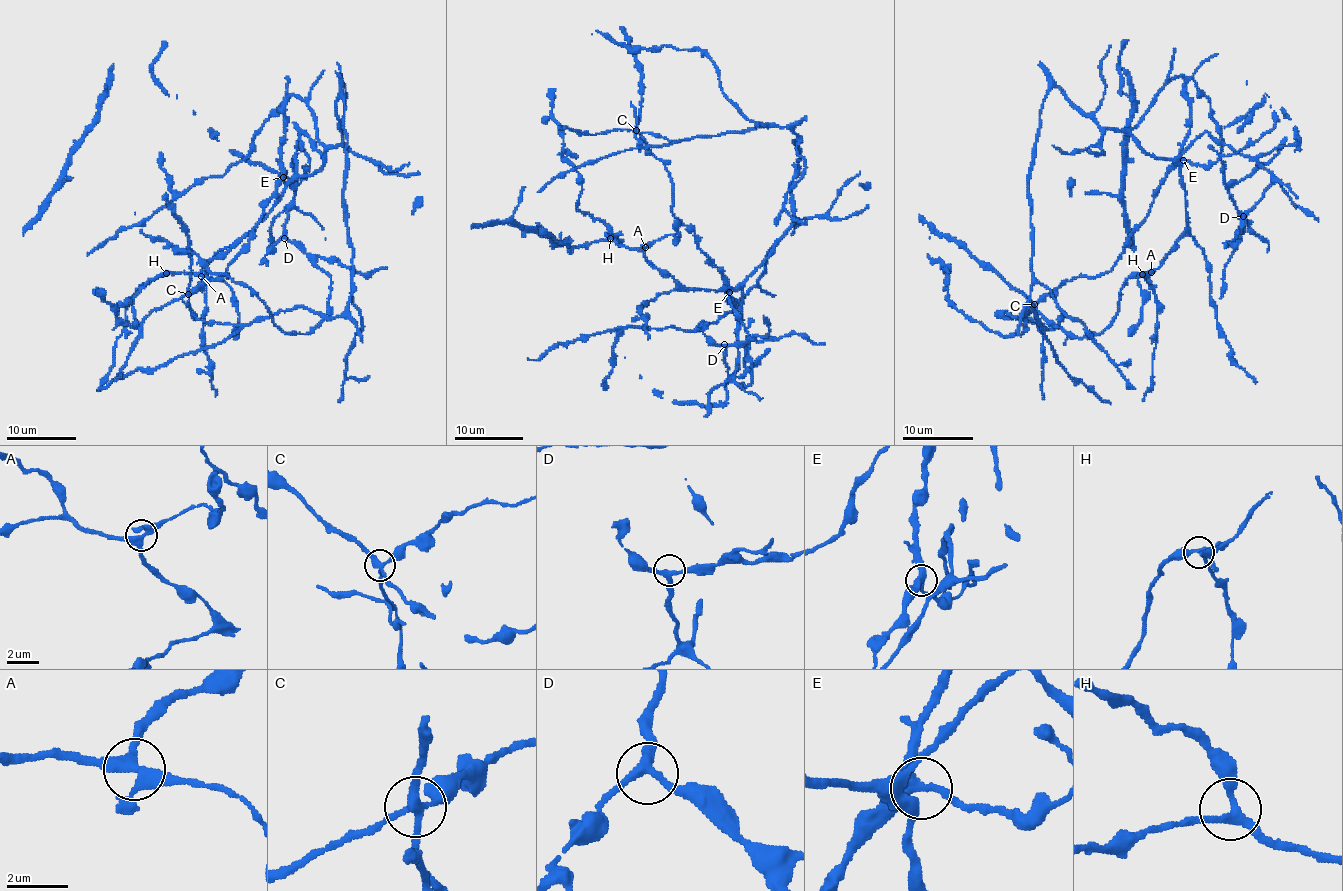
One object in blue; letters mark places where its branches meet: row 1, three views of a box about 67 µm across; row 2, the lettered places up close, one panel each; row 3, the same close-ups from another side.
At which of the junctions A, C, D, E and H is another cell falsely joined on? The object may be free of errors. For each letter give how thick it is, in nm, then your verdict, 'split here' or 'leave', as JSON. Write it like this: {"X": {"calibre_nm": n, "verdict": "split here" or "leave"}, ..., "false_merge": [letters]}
{"A": {"calibre_nm": 360, "verdict": "leave"}, "C": {"calibre_nm": 280, "verdict": "split here"}, "D": {"calibre_nm": 280, "verdict": "leave"}, "E": {"calibre_nm": 340, "verdict": "leave"}, "H": {"calibre_nm": 280, "verdict": "leave"}, "false_merge": ["C"]}

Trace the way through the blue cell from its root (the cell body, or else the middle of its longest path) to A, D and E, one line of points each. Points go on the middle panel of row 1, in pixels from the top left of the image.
A: (790, 223), (787, 234), (775, 245), (774, 251), (734, 289), (681, 287), (645, 257), (645, 247)
D: (790, 223), (787, 234), (775, 245), (774, 251), (744, 283), (737, 370), (733, 376), (728, 373), (724, 344)
E: (790, 223), (790, 228), (767, 253), (766, 270), (753, 287), (733, 304), (728, 301), (729, 292)

